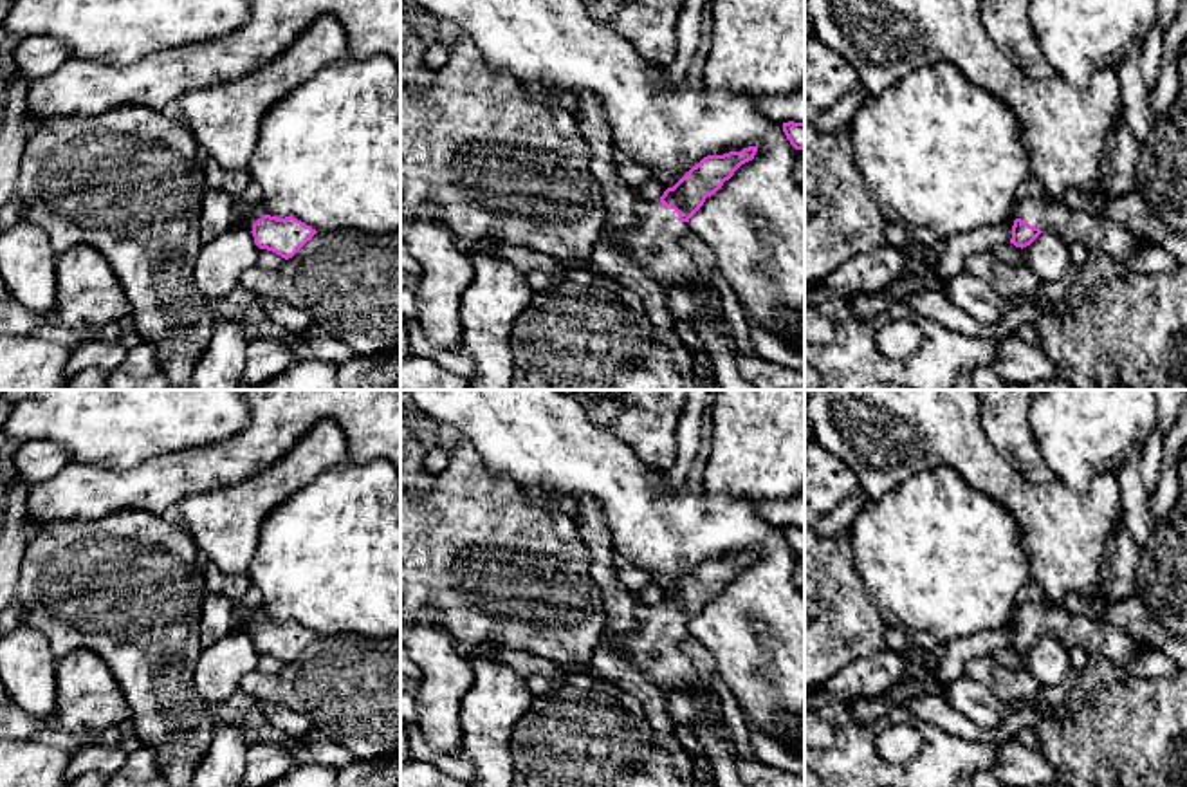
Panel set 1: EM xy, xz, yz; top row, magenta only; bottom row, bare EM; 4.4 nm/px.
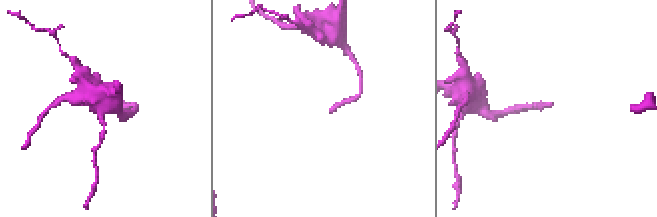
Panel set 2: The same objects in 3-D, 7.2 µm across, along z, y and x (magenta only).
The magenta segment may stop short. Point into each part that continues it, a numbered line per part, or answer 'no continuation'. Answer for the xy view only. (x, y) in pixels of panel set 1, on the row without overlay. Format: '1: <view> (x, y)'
1: xy (258, 614)

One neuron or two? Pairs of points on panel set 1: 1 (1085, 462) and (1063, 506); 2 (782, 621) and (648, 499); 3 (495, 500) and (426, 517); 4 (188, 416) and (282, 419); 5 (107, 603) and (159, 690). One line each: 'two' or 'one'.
1: two
2: one
3: one
4: two
5: one

